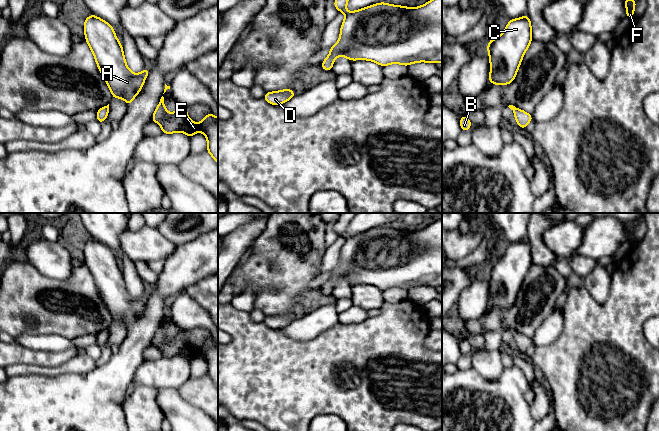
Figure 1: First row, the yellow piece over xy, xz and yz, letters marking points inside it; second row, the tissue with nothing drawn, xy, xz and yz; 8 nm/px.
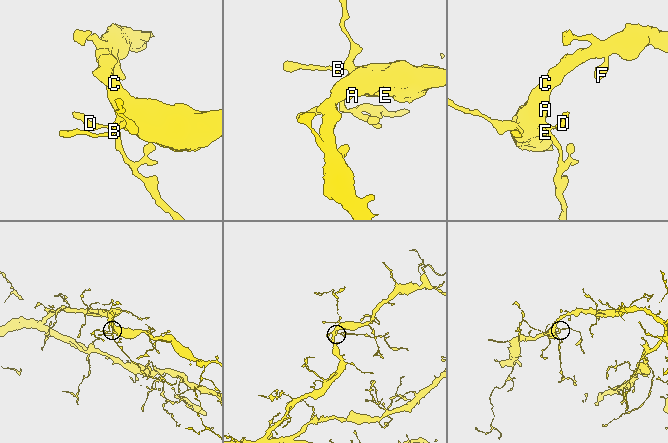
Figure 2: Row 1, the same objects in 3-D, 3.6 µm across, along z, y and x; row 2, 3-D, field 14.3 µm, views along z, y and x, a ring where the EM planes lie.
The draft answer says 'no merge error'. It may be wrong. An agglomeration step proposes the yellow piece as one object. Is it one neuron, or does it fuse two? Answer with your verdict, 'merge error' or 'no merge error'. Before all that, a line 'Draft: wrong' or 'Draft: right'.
Draft: right
no merge error

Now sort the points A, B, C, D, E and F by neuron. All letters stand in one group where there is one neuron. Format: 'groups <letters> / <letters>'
groups A B C D E F

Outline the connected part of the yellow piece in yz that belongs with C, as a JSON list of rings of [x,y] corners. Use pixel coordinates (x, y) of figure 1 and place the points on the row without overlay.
[[[529,240],[510,243],[505,254],[487,268],[489,306],[494,309],[509,309],[515,303],[531,266],[532,251]]]

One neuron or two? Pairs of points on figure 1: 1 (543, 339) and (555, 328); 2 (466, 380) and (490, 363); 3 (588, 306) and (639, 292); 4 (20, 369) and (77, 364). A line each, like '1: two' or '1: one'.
1: one
2: two
3: one
4: one

